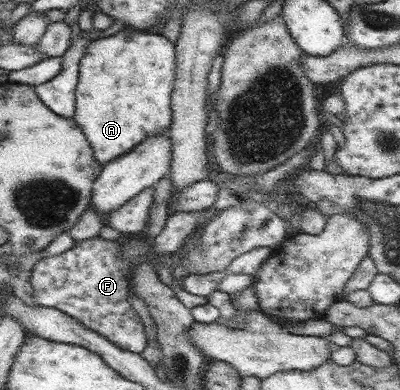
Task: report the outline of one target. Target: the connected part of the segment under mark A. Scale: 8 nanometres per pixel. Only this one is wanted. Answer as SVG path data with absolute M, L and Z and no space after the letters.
M126 29L88 42L79 63L74 121L88 138L100 167L130 152L146 136L171 130L175 43L162 33Z

